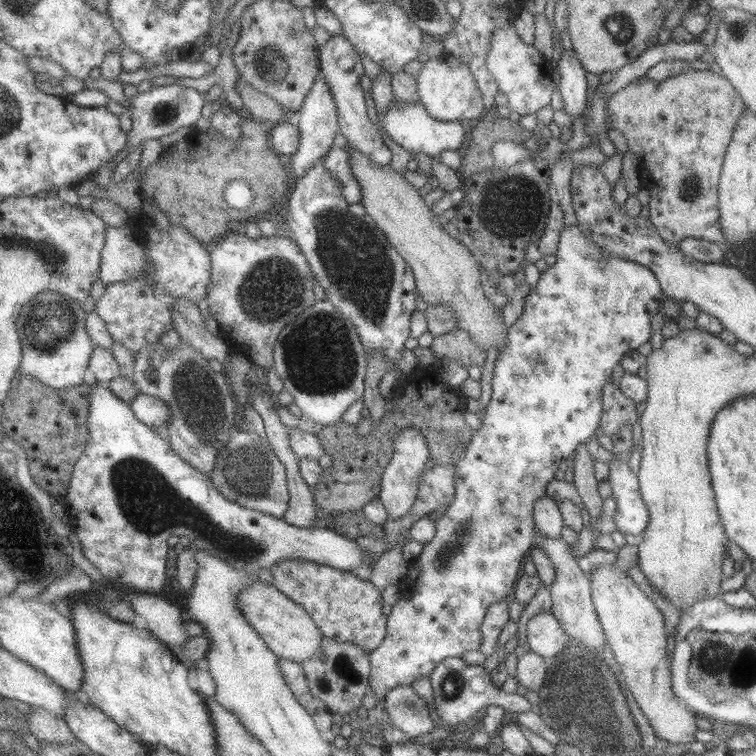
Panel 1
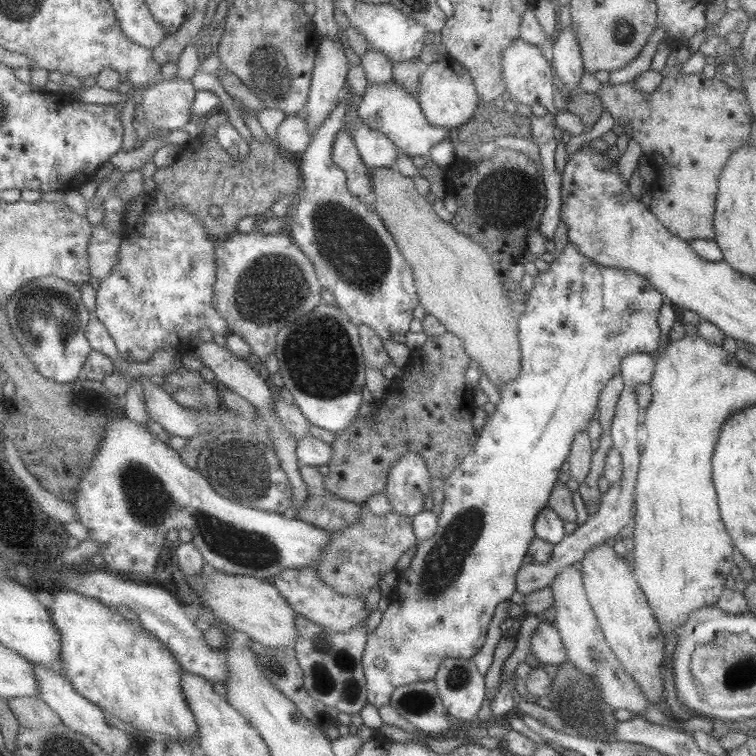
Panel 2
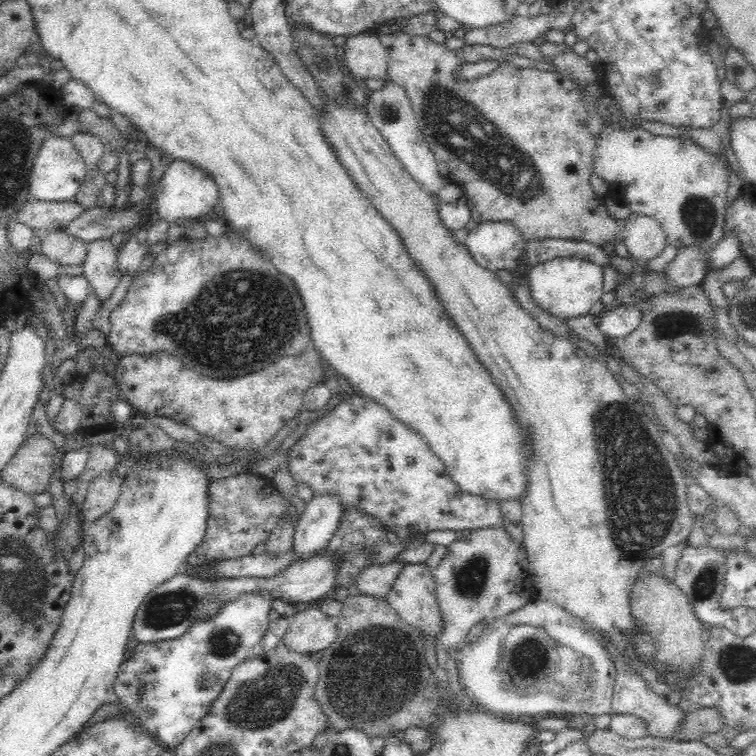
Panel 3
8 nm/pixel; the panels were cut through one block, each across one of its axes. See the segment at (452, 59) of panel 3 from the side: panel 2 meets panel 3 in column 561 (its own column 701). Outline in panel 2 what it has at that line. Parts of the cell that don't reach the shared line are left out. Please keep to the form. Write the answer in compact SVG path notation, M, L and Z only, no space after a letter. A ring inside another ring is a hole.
M672 70L651 93L637 89L633 82L600 84L593 74L585 72L577 84L577 91L595 93L602 106L609 111L614 122L625 128L643 154L656 168L656 180L646 188L651 191L650 212L671 234L690 241L693 238L713 239L714 203L718 191L718 178L729 155L747 142L753 116L742 91L729 88L721 79L706 78L703 74L684 74Z

